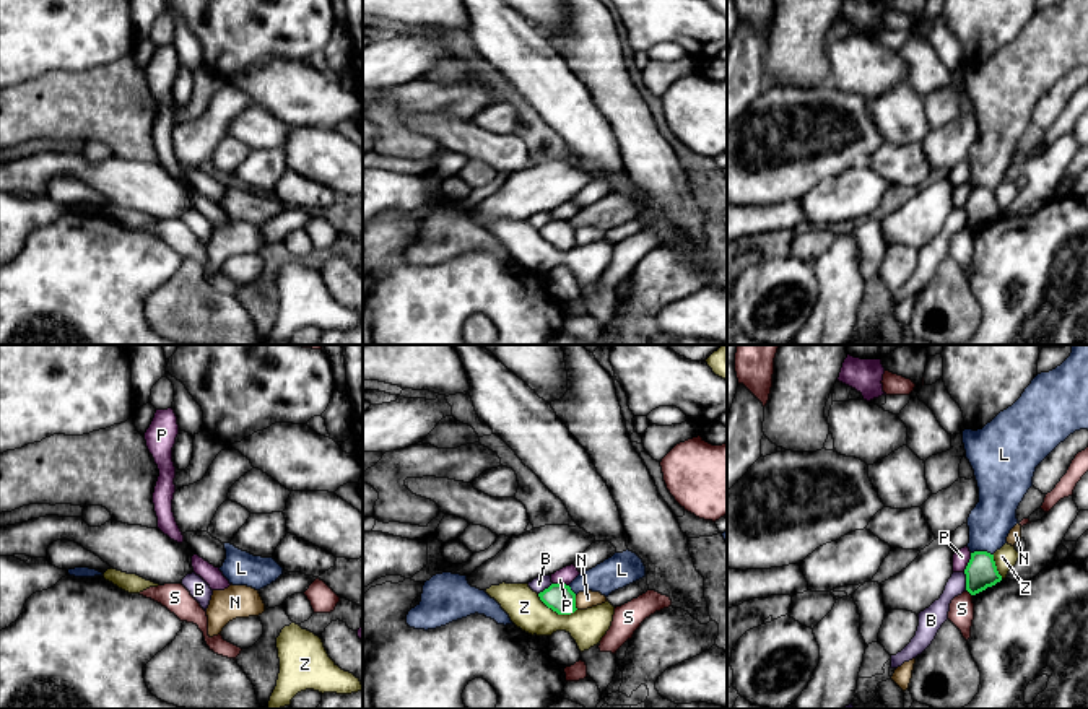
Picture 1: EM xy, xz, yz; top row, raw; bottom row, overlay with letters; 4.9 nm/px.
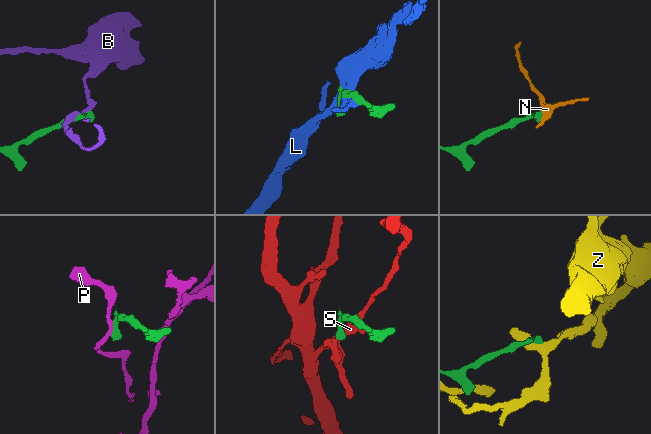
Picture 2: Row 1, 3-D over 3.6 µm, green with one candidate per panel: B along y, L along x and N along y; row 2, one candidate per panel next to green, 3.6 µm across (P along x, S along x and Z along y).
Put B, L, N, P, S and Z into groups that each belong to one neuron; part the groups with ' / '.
B / L / N / P / S / Z

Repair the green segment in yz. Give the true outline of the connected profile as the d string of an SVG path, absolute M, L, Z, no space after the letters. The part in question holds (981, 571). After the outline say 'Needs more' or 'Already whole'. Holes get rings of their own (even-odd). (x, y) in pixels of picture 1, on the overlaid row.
M987 551L971 553L971 559L964 569L964 574L966 590L971 595L976 595L1002 581L994 561L994 555Z. Already whole

